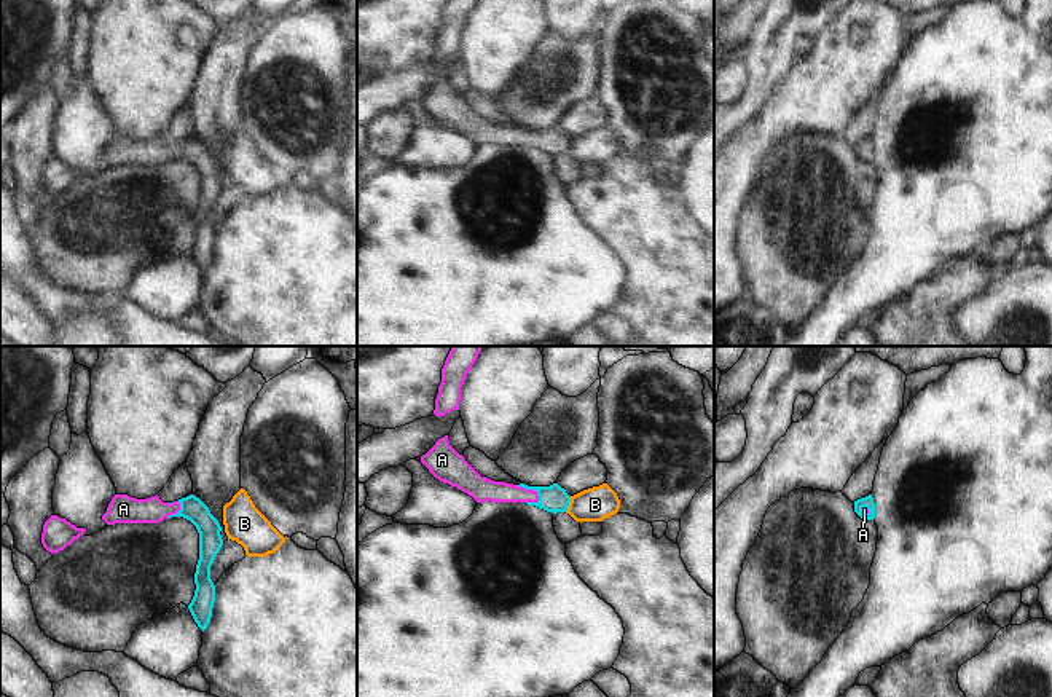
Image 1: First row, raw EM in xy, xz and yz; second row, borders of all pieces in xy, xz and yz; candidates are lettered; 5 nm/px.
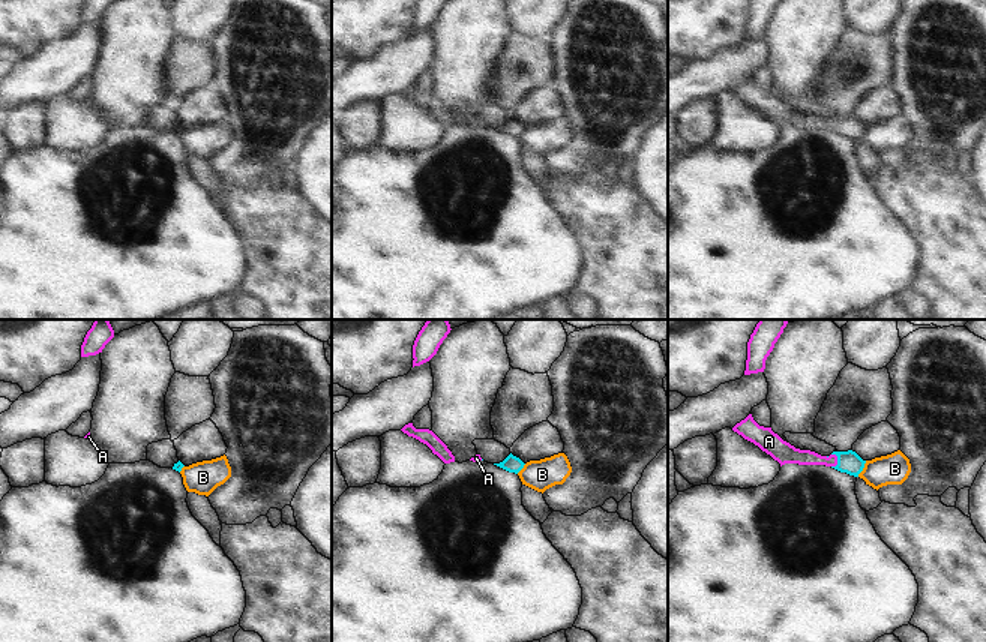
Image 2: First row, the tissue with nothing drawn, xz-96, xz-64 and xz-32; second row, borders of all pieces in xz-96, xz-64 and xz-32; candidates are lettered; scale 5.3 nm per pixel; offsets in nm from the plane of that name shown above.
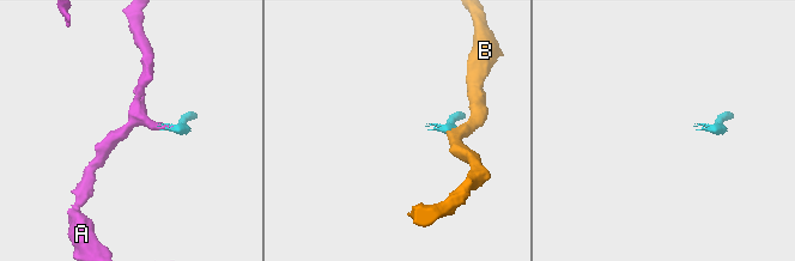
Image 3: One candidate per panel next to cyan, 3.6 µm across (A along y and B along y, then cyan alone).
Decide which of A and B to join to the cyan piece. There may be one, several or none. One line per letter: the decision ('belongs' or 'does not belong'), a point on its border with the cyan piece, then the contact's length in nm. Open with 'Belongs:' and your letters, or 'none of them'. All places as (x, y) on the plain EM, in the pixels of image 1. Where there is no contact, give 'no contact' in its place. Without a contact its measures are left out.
Belongs: A
A: belongs; meets cyan in xz at (529, 131); contact 140 nm long
B: does not belong; meets cyan in xz at (568, 147); contact 90 nm long

